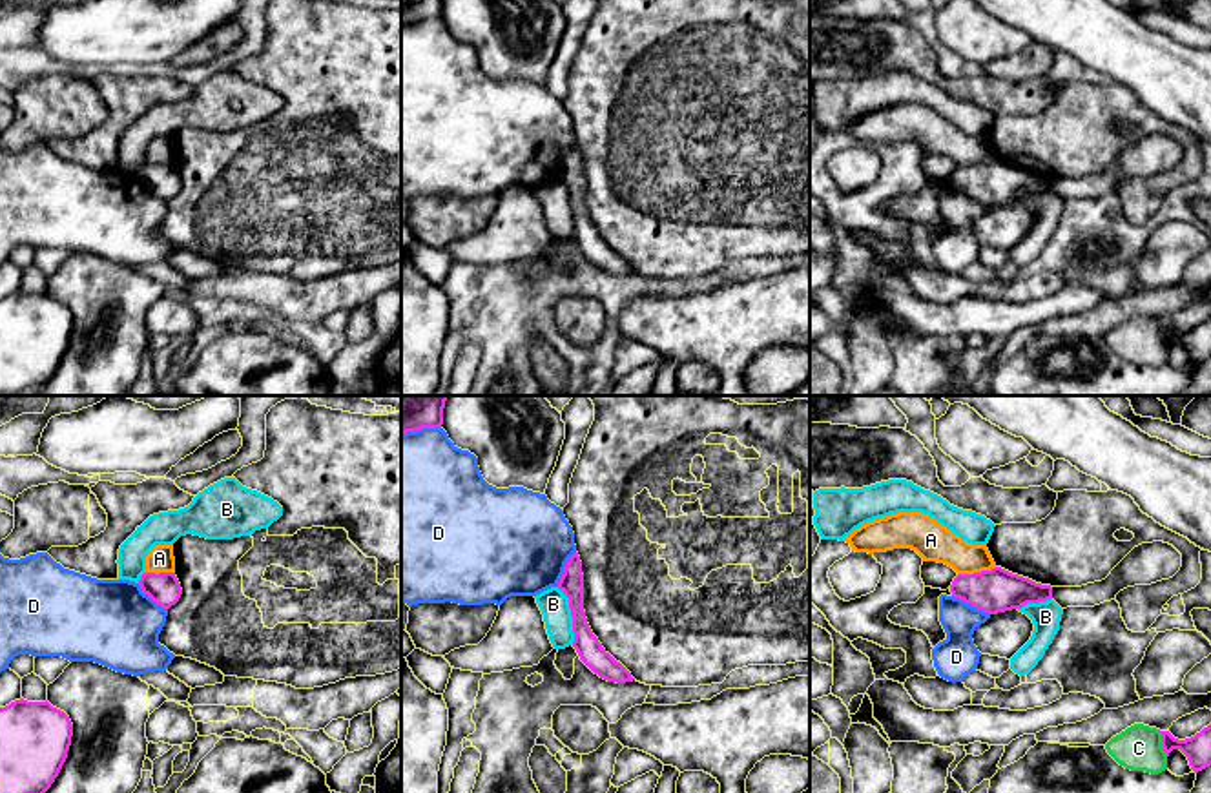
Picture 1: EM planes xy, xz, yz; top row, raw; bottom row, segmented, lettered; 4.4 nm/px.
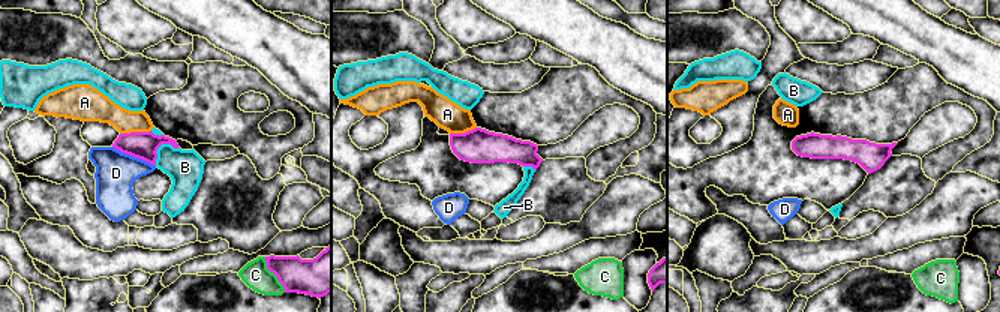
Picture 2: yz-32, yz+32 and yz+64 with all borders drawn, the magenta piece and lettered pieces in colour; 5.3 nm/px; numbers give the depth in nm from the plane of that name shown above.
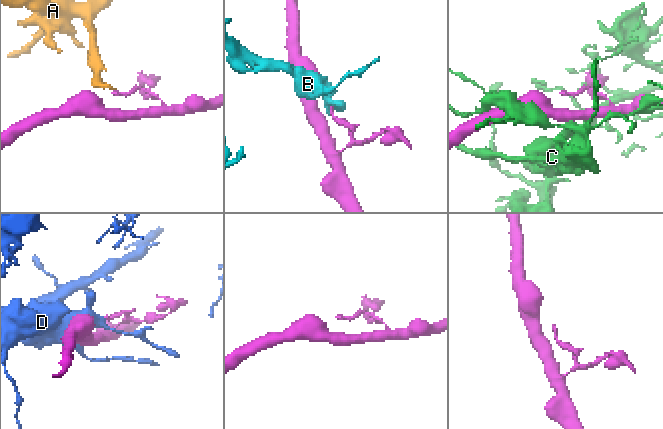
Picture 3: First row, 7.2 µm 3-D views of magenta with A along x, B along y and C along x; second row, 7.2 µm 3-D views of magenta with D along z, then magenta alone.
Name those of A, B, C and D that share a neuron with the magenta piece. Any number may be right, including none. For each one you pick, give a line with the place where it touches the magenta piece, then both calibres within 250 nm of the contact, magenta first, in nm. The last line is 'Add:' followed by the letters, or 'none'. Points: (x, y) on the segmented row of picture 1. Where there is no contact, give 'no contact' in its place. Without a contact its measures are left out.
Add: none

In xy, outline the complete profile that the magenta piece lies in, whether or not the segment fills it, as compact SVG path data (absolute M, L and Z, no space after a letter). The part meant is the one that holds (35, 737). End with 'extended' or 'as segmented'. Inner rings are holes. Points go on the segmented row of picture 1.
M24 698L0 707L0 793L46 793L71 746L69 716Z | as segmented

